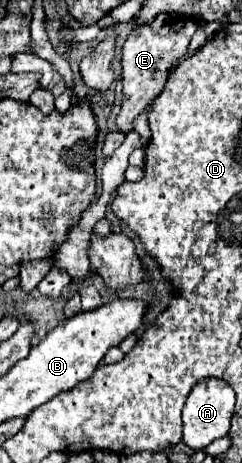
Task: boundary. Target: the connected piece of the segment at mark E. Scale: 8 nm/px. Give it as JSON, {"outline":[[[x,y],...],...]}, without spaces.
{"outline":[[[176,18],[166,22],[158,32],[152,30],[150,24],[138,24],[134,28],[134,32],[128,36],[128,40],[124,42],[122,48],[122,82],[124,82],[124,100],[122,100],[122,110],[120,116],[116,118],[116,126],[122,132],[130,132],[132,130],[132,120],[144,110],[144,106],[162,92],[164,82],[168,78],[168,70],[172,66],[172,62],[180,56],[186,54],[188,42],[194,36],[194,32],[198,28],[204,28],[206,36],[212,38],[222,24],[218,22],[196,22],[194,18]]]}

